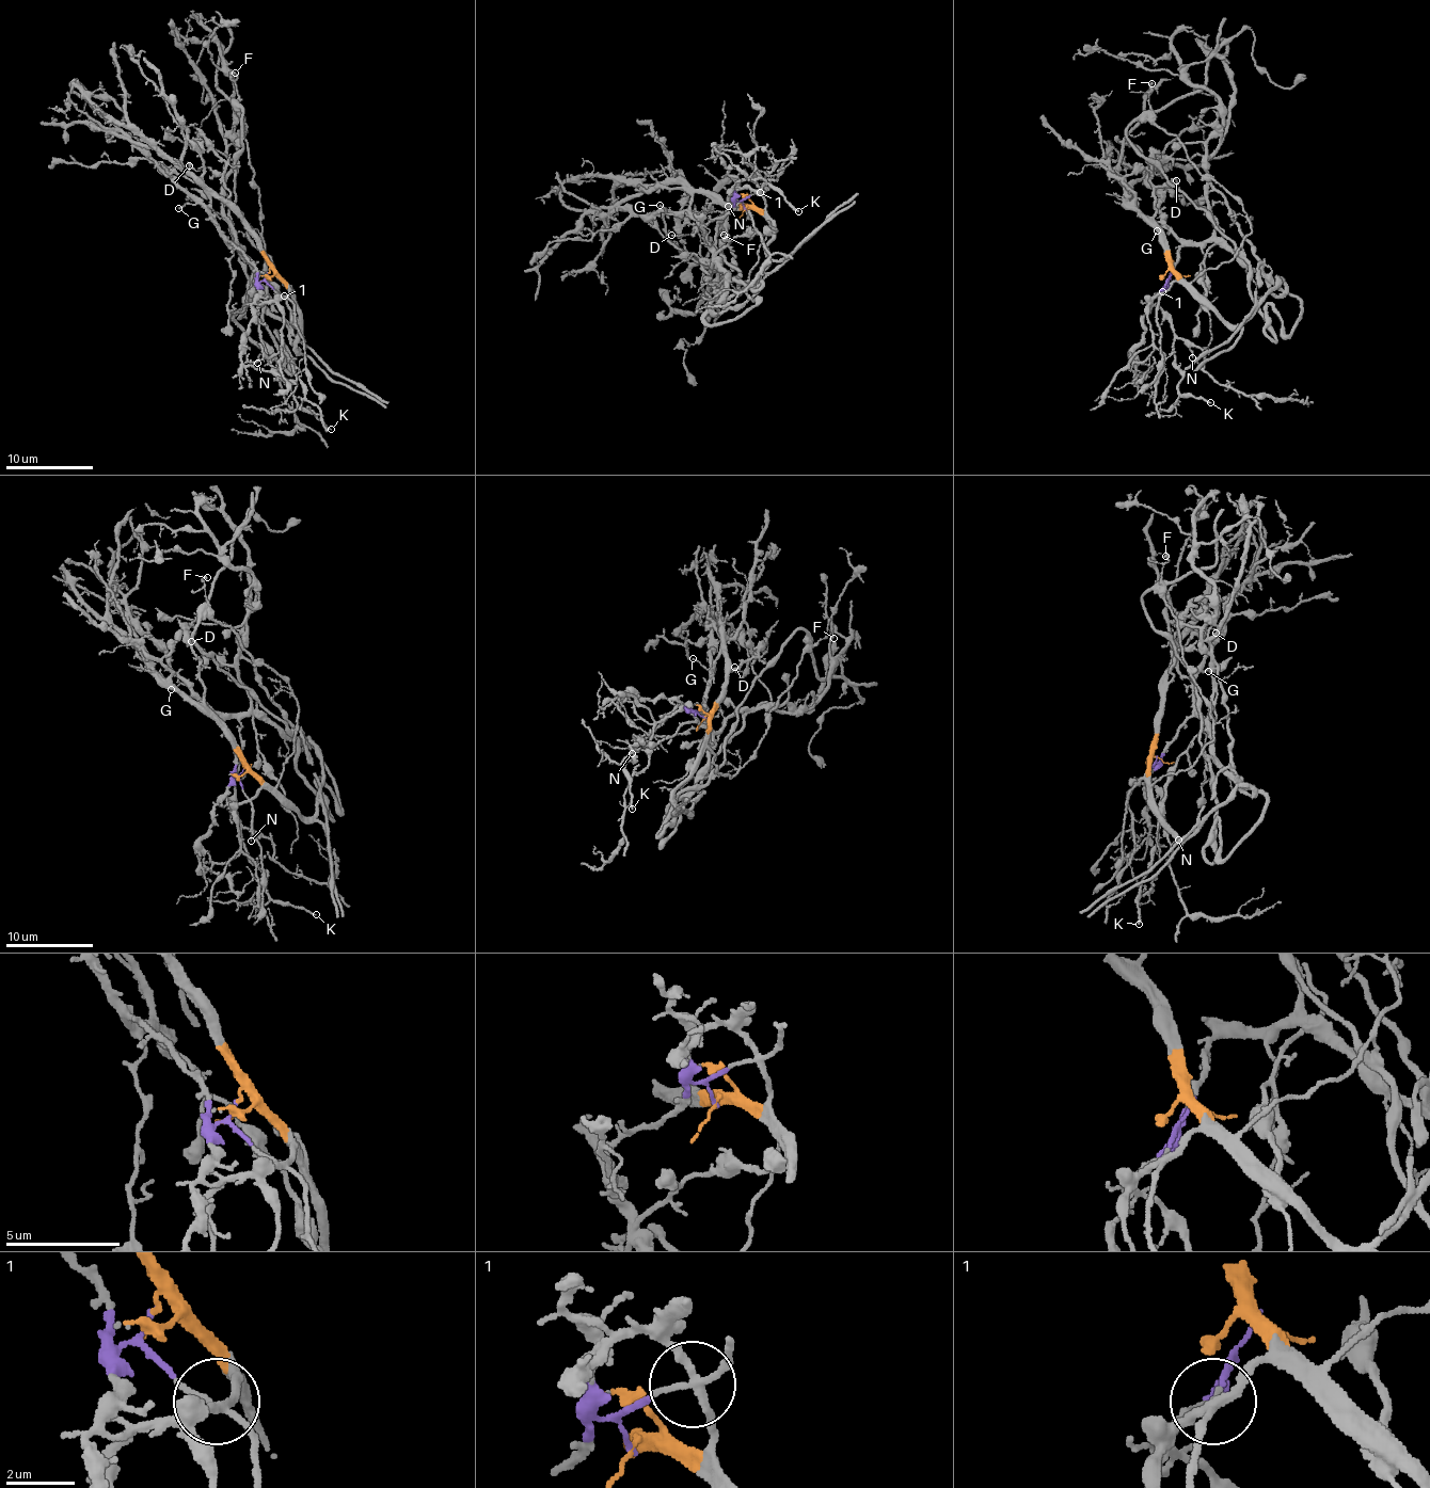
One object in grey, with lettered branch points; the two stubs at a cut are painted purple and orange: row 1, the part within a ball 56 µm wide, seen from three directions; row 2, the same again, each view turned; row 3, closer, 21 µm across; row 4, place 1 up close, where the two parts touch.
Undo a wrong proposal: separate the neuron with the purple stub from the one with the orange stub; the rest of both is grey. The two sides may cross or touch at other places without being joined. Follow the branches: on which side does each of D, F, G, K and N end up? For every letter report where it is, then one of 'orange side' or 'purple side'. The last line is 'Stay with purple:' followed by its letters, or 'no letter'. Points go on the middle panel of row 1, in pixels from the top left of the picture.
D: (671, 235) | orange side
F: (724, 235) | orange side
G: (660, 205) | purple side
K: (798, 211) | orange side
N: (728, 206) | orange side
Stay with purple: G

